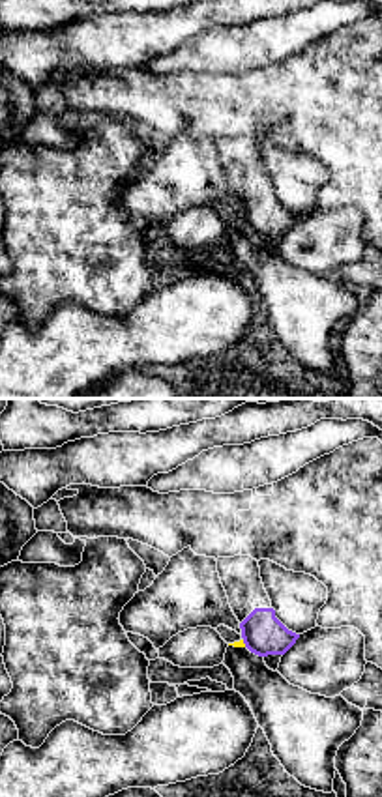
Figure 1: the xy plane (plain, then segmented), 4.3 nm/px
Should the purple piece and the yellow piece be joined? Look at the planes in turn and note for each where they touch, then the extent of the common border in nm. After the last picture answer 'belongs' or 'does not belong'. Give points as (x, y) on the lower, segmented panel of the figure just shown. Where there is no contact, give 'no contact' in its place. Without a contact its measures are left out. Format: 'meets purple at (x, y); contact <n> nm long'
meets purple at (244, 642); contact 40 nm long

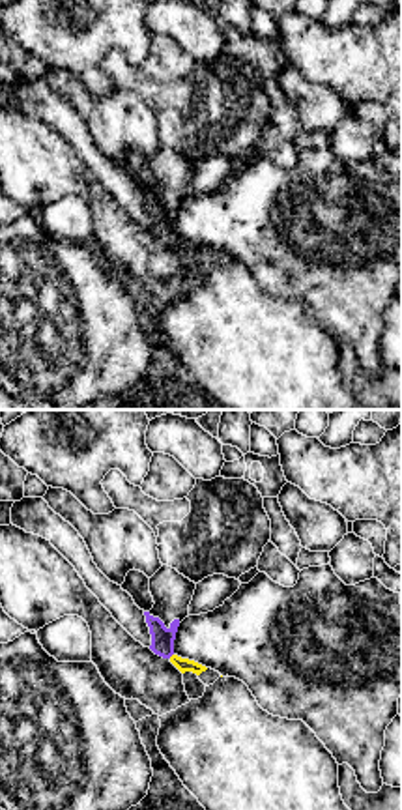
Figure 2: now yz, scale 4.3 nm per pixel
meets purple at (171, 655); contact 30 nm long

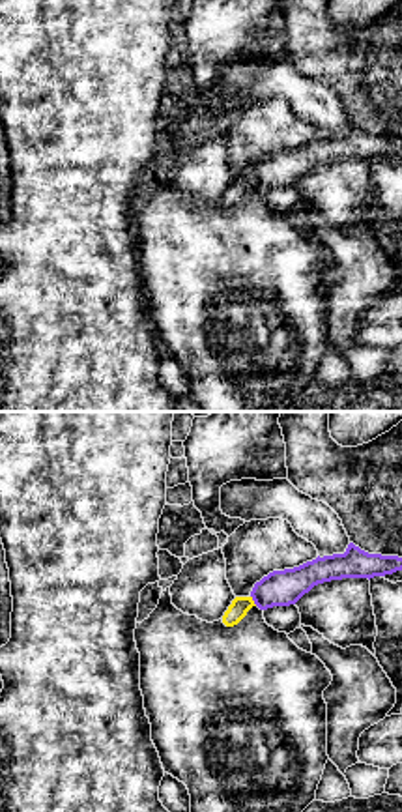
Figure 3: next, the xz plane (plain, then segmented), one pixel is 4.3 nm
meets purple at (253, 599); contact 50 nm long

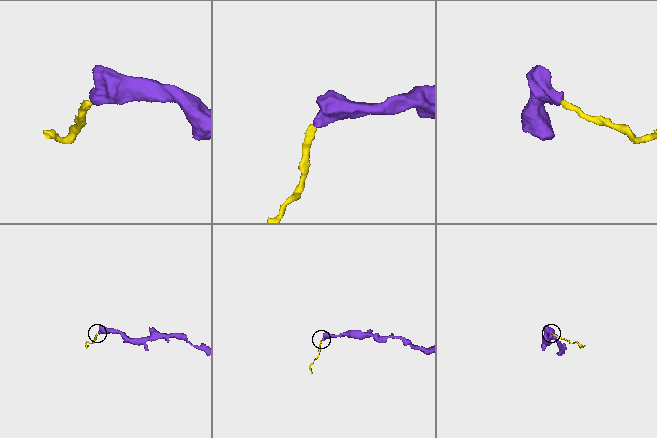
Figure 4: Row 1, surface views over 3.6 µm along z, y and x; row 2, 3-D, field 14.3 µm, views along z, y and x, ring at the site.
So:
does not belong

